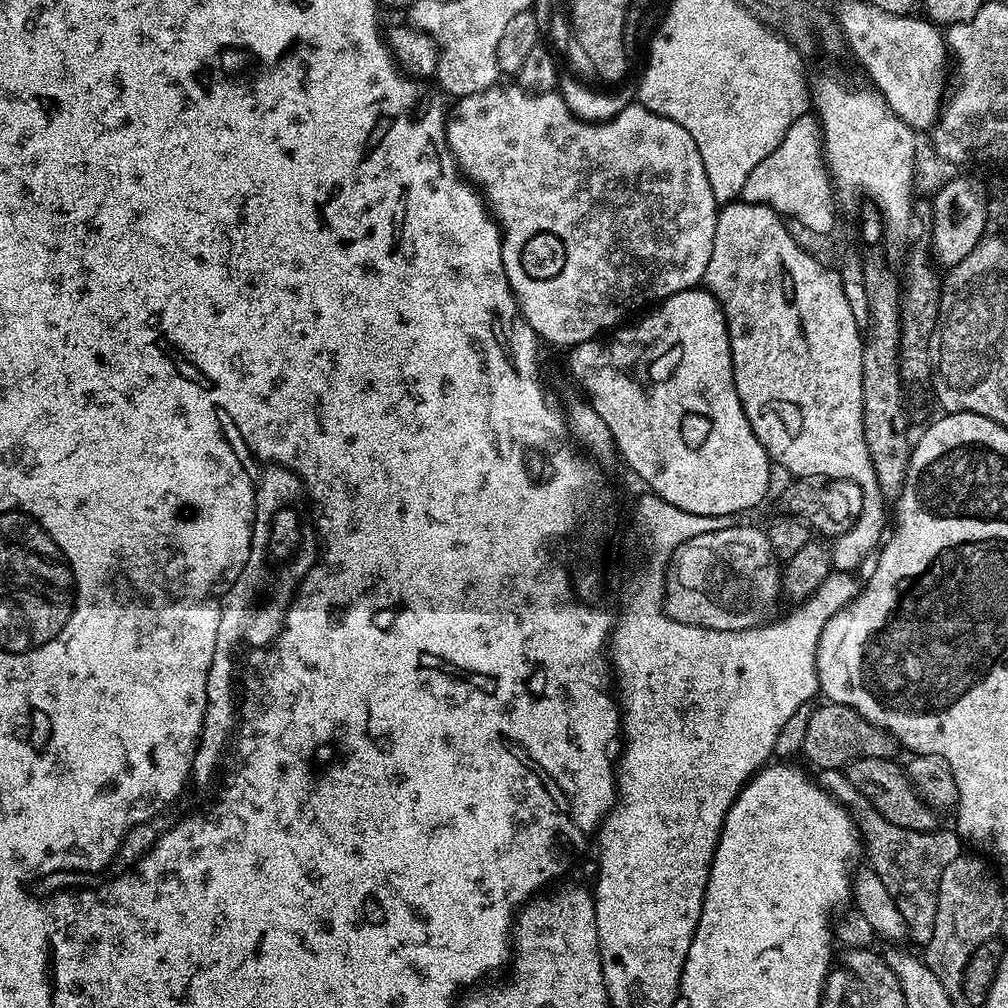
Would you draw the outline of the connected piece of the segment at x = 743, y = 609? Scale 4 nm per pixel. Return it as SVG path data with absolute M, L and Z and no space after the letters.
M729 526L698 534L690 542L682 542L668 563L664 612L678 622L710 630L759 628L777 615L781 573L767 531Z

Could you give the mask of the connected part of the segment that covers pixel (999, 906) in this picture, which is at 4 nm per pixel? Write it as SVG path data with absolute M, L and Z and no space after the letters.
M961 854L940 875L934 932L922 950L925 964L953 998L963 993L969 958L983 942L999 935L998 930L1006 916L1004 890L999 879L993 873L990 874L991 867L983 857L971 855Z

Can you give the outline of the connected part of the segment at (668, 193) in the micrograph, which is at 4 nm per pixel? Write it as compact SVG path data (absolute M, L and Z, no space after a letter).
M493 86L455 101L456 108L454 104L448 121L448 149L461 172L484 197L489 212L500 225L502 266L512 293L516 295L516 305L524 315L525 322L536 331L545 345L557 344L563 350L571 350L576 344L597 339L601 334L623 325L629 319L628 311L639 313L645 306L655 305L687 288L695 288L703 281L710 262L710 250L714 250L718 205L714 190L710 190L710 178L706 178L706 166L702 166L702 154L698 154L694 138L690 138L690 134L686 134L678 122L654 114L643 104L633 102L613 120L591 124L590 121L579 120L570 112L559 91L534 94L523 92L518 86L500 87Z

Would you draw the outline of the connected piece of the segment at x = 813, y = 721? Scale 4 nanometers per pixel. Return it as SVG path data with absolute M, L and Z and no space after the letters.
M824 702L821 708L812 708L802 756L803 759L808 759L816 770L843 769L858 758L892 758L897 755L895 752L898 752L896 739L889 732L884 732L866 718L862 718L862 714L850 710L850 706Z

